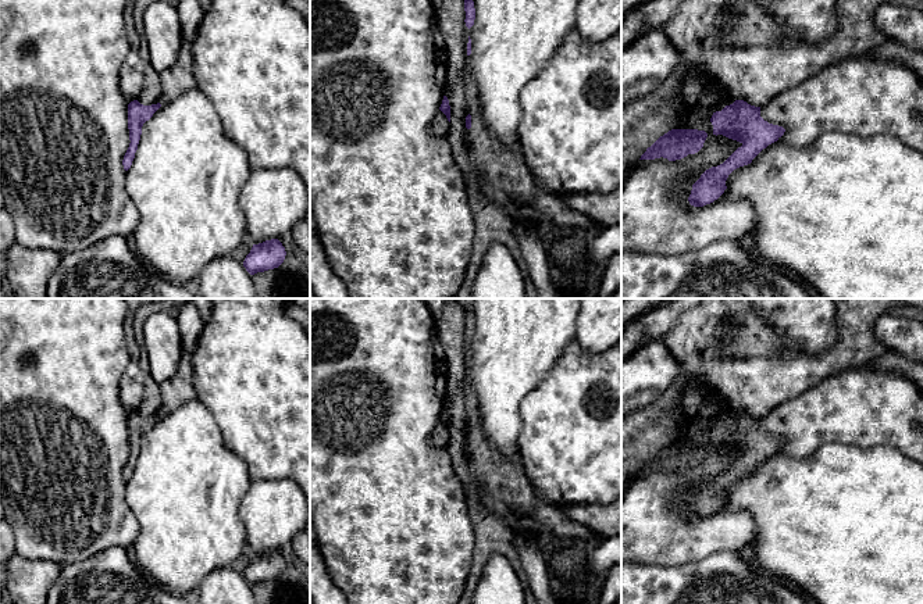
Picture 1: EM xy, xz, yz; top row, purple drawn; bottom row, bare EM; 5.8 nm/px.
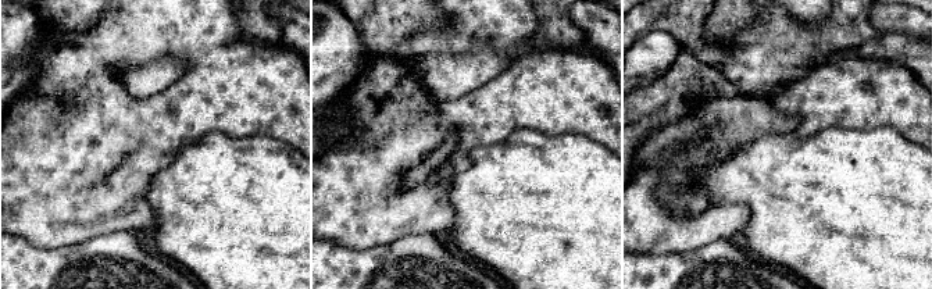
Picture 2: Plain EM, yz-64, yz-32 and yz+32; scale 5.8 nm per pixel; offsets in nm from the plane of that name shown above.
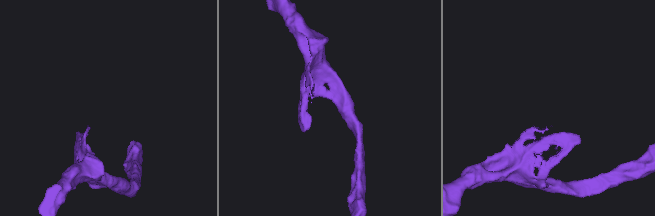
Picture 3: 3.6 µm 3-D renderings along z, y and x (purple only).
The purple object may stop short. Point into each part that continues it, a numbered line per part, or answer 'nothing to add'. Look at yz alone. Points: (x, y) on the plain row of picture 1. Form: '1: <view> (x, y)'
nothing to add

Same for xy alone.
nothing to add

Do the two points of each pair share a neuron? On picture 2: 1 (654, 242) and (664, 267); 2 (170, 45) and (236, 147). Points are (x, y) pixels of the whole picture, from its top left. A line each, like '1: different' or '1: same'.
1: different
2: different

